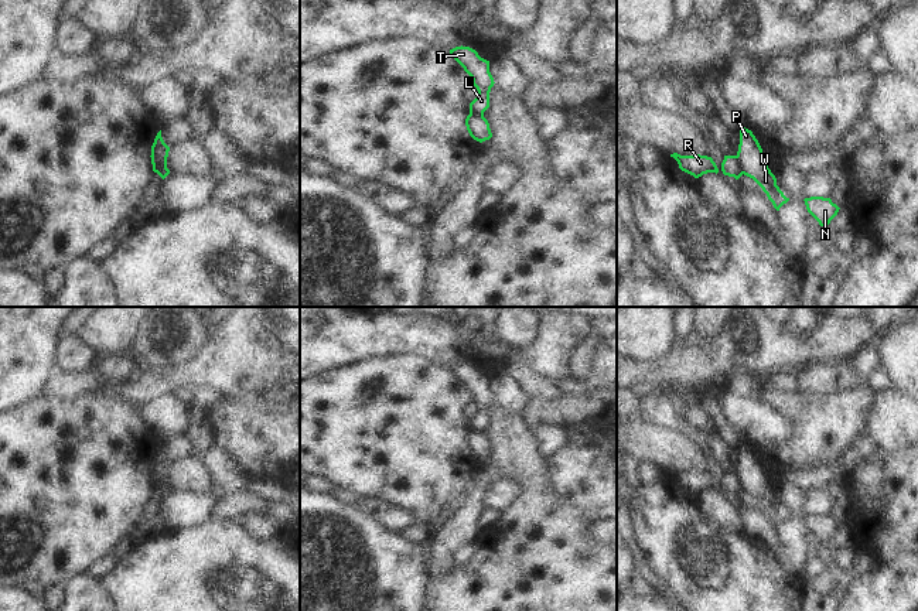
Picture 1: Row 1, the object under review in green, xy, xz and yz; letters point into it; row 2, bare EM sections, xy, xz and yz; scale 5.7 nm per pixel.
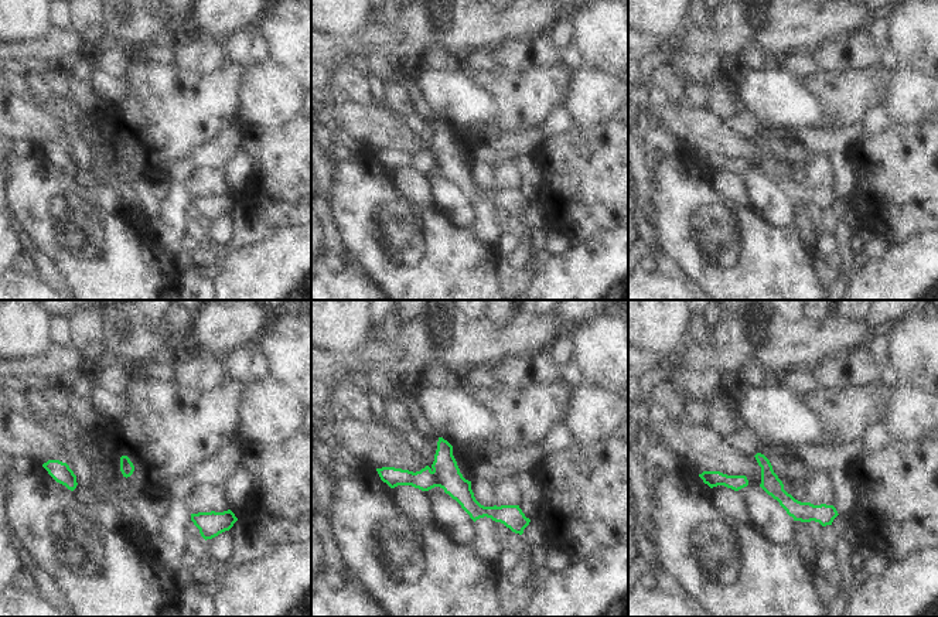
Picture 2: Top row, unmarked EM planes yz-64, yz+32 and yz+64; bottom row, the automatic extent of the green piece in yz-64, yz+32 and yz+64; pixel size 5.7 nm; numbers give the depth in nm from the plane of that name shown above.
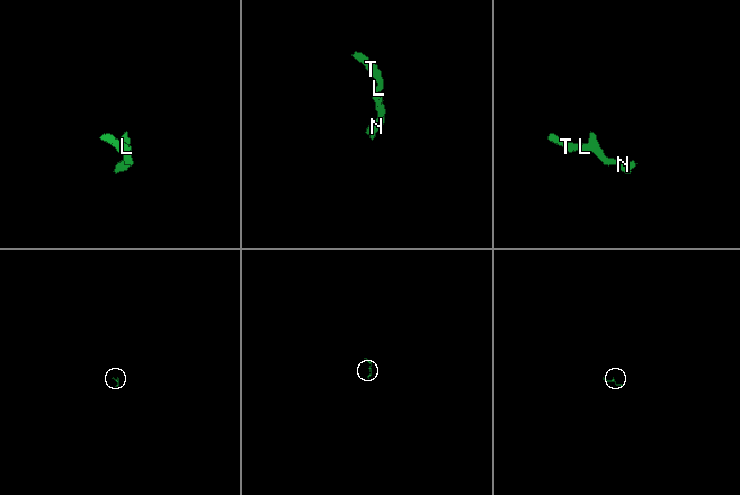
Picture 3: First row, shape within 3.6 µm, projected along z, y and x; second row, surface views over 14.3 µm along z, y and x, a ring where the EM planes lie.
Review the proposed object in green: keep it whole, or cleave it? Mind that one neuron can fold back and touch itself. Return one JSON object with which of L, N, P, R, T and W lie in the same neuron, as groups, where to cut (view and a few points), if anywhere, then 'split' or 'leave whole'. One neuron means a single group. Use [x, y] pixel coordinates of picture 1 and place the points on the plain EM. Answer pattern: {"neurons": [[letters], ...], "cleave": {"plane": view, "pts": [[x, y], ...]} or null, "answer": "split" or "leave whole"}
{"neurons": [["L", "R", "T"], ["N", "P", "W"]], "cleave": {"plane": "yz", "pts": [[736, 473], [743, 490]]}, "answer": "split"}

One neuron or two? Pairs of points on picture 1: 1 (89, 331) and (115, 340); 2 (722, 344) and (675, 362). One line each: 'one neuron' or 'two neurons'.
1: one neuron
2: one neuron

